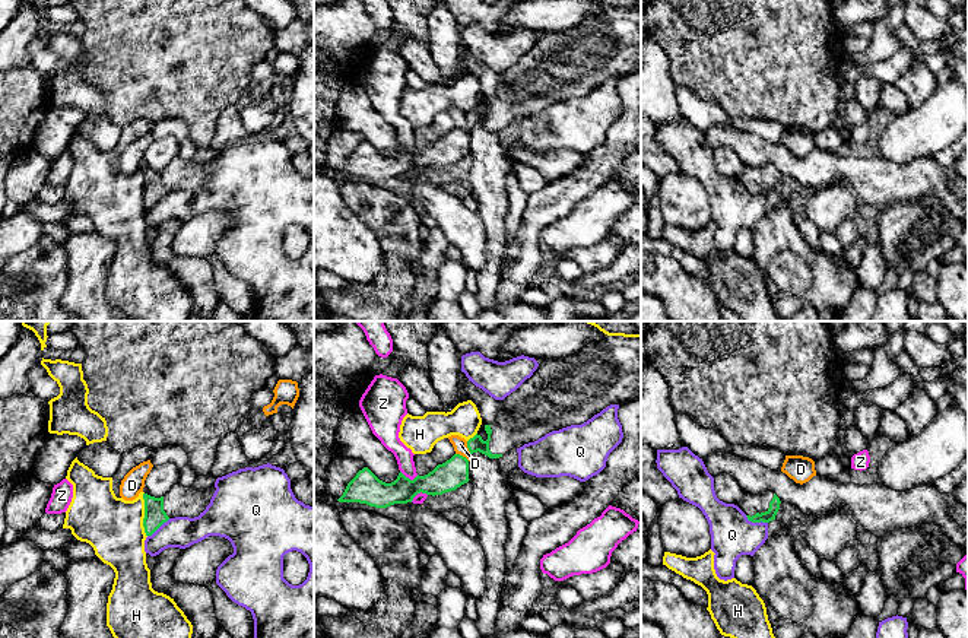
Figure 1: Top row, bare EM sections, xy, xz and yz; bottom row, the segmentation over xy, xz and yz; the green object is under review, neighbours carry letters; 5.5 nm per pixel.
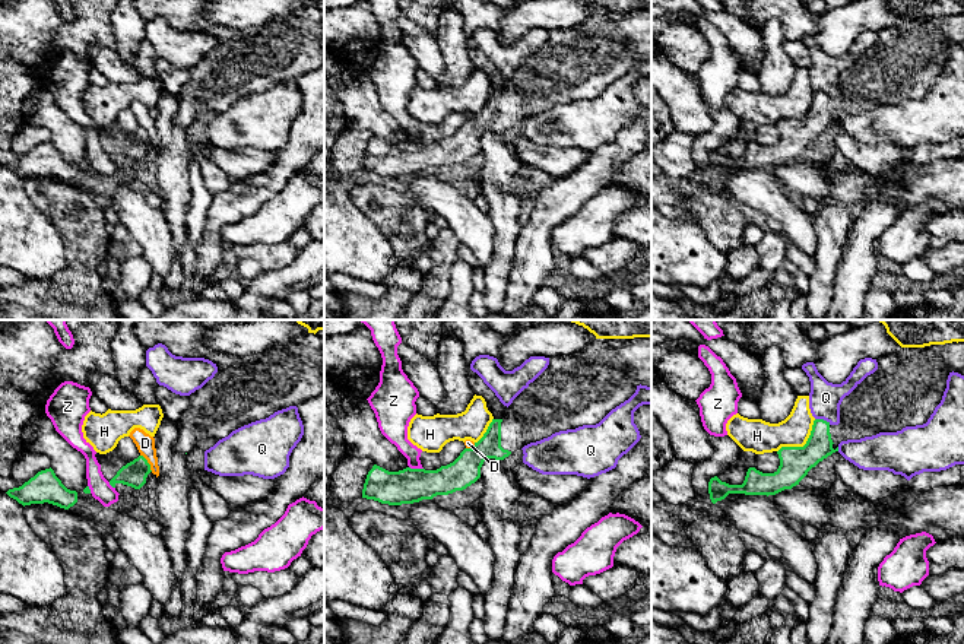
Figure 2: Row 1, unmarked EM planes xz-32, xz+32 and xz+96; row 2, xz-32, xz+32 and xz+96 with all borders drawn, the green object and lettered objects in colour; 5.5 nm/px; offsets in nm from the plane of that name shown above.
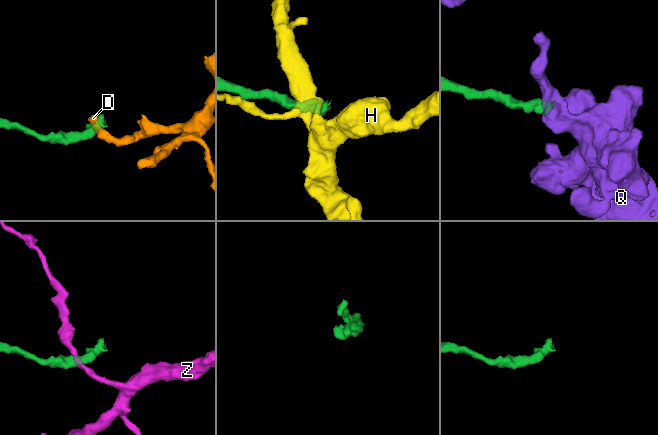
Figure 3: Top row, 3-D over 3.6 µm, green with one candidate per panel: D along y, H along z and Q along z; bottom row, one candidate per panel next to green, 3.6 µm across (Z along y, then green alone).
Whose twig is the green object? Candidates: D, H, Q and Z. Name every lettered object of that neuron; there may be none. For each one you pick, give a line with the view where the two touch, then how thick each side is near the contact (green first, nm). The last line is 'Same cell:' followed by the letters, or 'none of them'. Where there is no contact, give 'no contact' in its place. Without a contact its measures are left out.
Same cell: none of them

